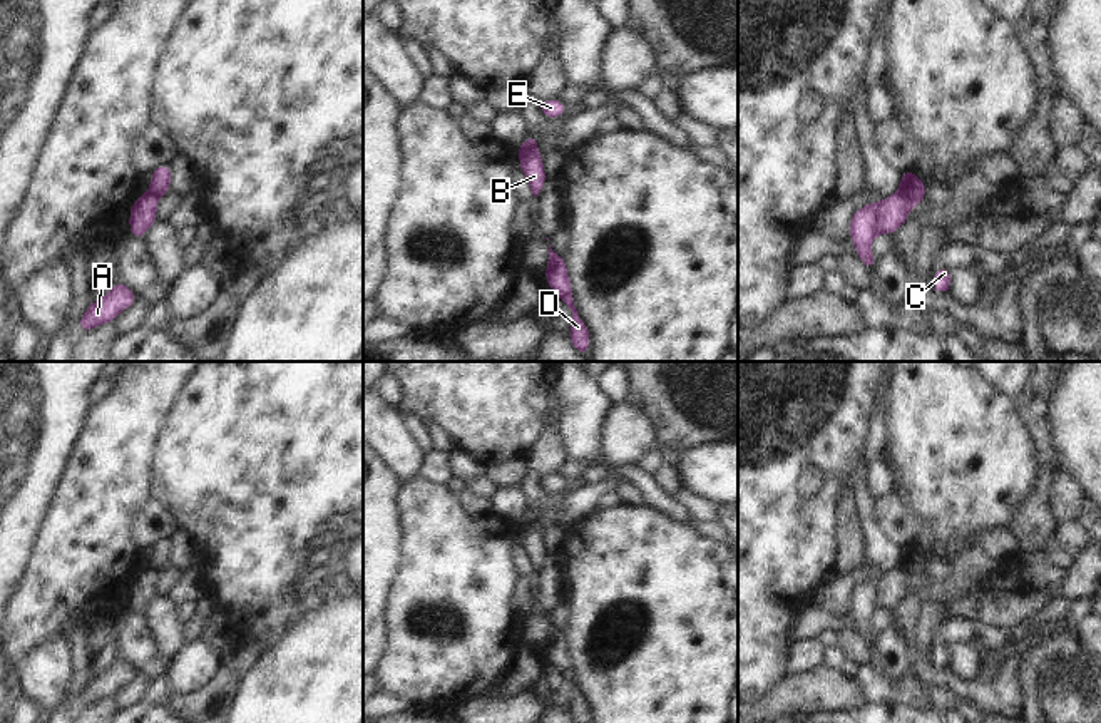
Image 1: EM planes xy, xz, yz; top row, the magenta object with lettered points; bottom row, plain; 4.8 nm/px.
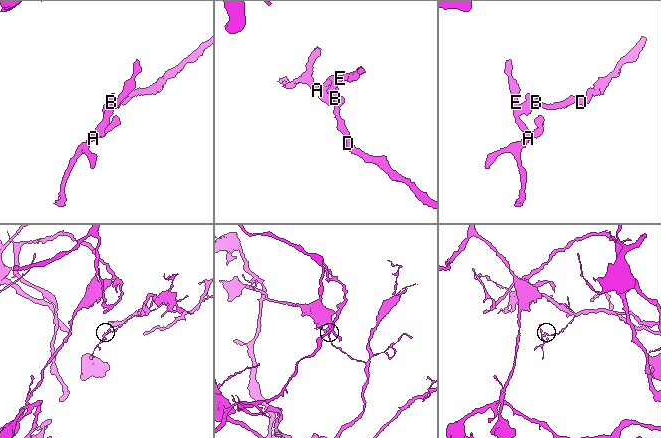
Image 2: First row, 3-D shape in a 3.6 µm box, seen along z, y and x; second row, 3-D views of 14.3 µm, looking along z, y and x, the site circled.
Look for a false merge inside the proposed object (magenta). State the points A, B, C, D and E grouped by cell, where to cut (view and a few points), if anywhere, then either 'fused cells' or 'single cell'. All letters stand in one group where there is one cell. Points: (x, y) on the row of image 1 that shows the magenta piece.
A C E / B D | yz (897, 193), (902, 193), (916, 205) | fused cells

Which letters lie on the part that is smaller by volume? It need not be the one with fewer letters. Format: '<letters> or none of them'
A, C, E

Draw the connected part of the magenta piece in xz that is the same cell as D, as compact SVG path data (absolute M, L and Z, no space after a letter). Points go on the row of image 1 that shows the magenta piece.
M549 244L549 263L545 268L545 278L547 278L547 286L552 291L556 291L559 298L562 300L562 305L572 311L572 325L569 330L569 340L574 345L574 348L586 356L589 353L589 328L579 318L577 310L574 306L572 288L571 288L569 274L566 268L566 258L554 253L550 244Z

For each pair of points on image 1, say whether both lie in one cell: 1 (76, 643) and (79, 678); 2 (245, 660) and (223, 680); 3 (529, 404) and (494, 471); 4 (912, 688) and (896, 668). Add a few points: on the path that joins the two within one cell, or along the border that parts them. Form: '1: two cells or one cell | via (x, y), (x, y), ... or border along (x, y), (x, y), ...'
1: one cell | via (77, 651), (79, 670)
2: two cells | border along (221, 666), (238, 680)
3: two cells | border along (524, 456), (486, 466)
4: two cells | border along (870, 666), (894, 680), (901, 680), (909, 673)

